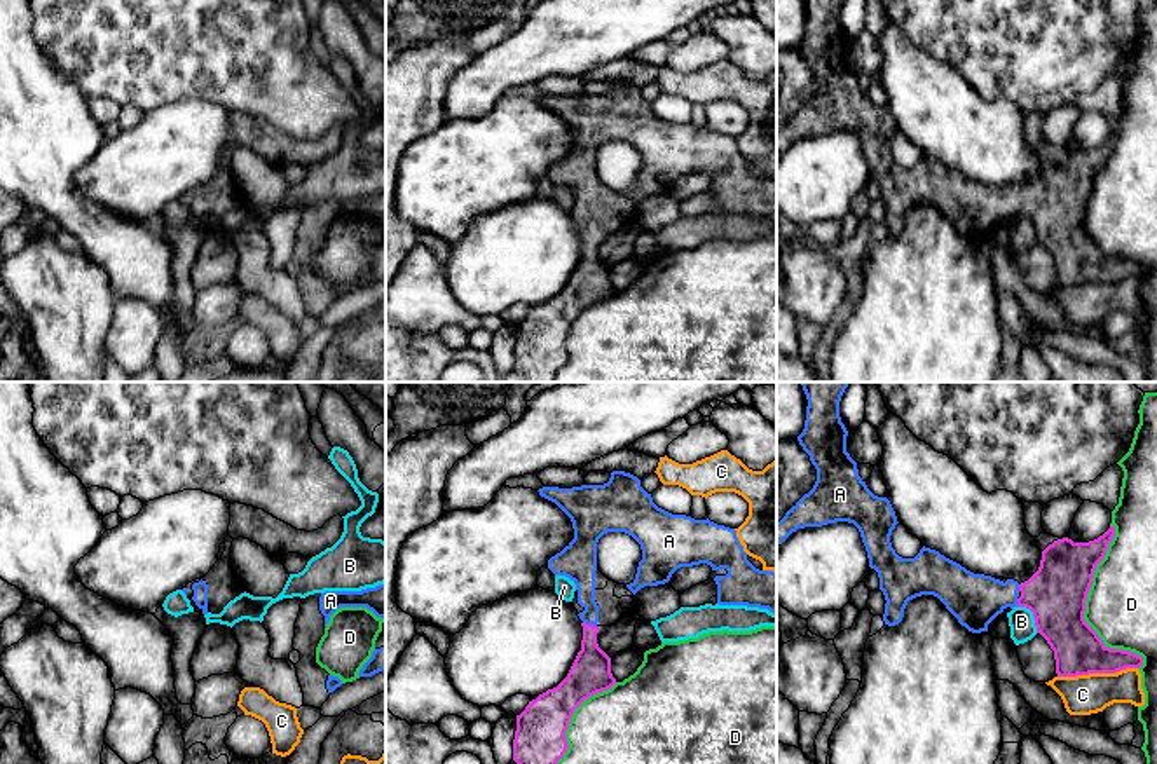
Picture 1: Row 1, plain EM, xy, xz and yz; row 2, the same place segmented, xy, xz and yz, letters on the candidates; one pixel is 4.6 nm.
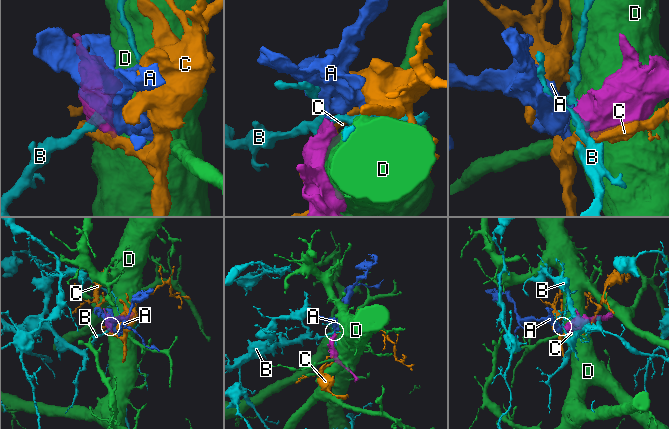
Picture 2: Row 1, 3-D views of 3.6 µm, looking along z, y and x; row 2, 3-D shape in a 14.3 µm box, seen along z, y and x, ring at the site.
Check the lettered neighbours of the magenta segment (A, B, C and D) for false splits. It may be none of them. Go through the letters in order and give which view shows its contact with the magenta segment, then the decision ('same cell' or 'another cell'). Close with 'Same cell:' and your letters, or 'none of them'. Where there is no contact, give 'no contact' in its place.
A: contact in xz; same cell
B: contact in yz; another cell
C: contact in yz; another cell
D: contact in yz; another cell
Same cell: A

